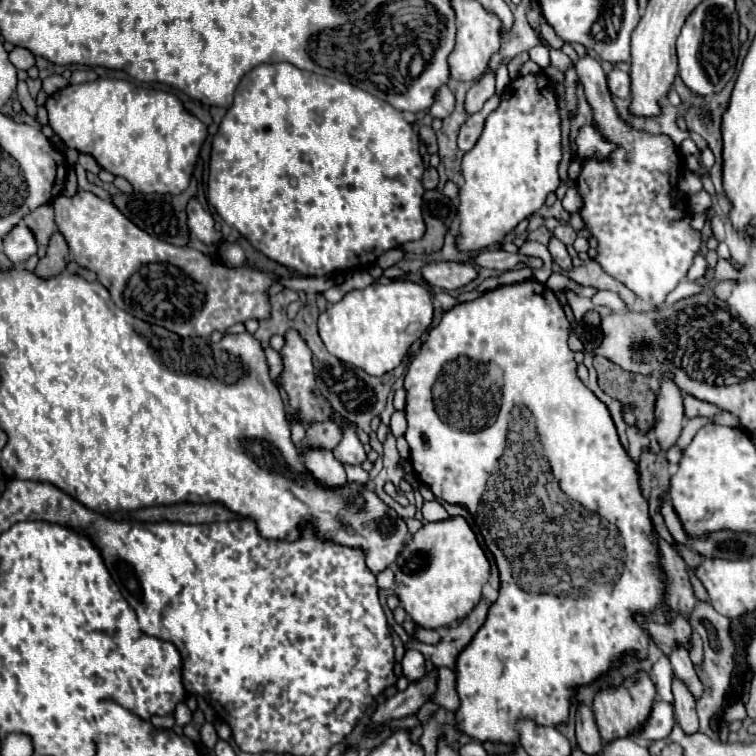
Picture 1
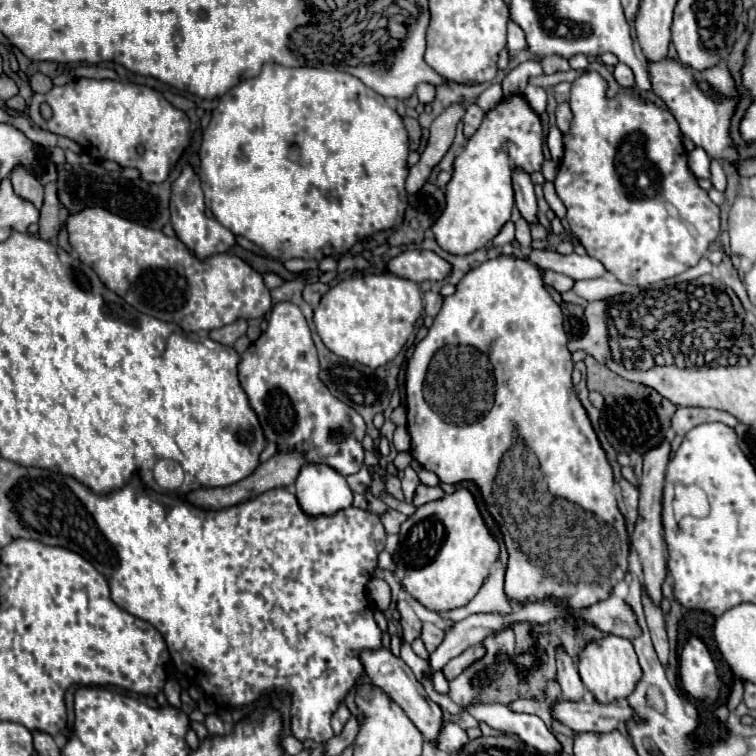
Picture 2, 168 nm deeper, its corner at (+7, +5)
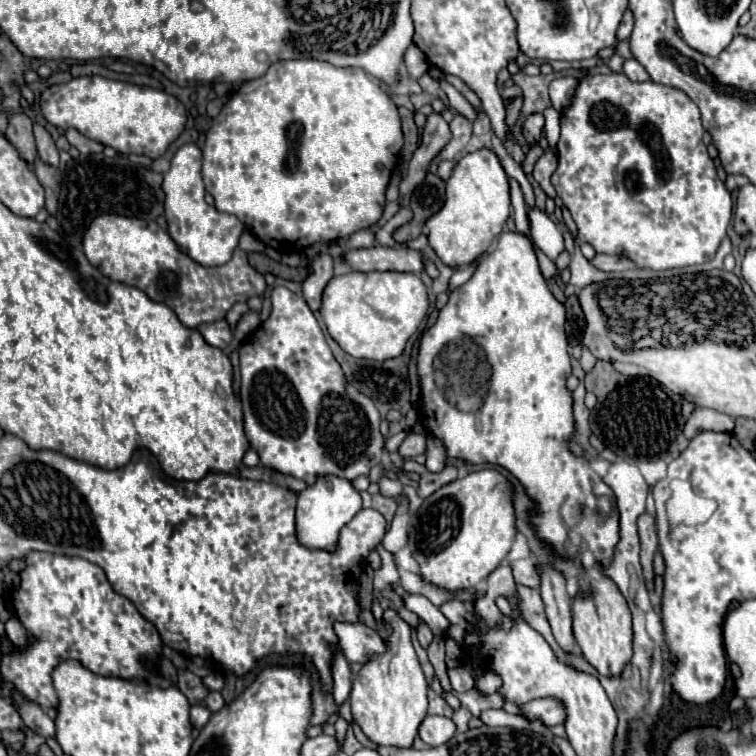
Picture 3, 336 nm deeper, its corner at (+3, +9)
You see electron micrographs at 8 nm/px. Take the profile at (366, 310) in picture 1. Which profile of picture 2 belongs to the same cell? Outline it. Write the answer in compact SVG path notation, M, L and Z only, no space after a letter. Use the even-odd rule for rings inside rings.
M382 273L352 277L332 287L314 309L314 325L332 353L368 367L382 367L400 353L420 315L422 293L418 285L410 279Z

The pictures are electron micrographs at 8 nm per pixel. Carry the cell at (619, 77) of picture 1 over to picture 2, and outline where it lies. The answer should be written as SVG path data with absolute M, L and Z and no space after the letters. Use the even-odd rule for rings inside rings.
M618 63L618 65L616 65L614 77L616 77L618 85L624 87L624 89L626 89L626 87L636 87L636 83L634 83L634 73L632 73L632 69L630 69L628 65L624 65L624 63Z

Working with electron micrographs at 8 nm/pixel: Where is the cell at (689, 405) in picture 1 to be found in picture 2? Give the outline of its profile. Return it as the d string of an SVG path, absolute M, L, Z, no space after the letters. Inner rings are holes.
M678 407L674 417L672 417L672 429L678 435L686 435L690 429L694 429L696 425L702 423L710 423L710 421L718 421L724 423L728 427L736 427L736 417L732 417L730 413L718 411L718 409L700 409L700 407Z

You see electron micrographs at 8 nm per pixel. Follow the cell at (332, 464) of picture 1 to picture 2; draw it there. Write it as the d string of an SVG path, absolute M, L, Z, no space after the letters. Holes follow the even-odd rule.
M306 463L296 479L296 499L308 517L332 517L352 507L352 489L332 467Z

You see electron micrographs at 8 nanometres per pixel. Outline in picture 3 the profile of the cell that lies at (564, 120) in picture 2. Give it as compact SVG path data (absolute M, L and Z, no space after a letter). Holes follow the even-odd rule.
M560 77L554 79L550 83L550 99L552 99L552 107L562 113L564 109L568 109L568 105L572 103L574 91L576 91L578 81L574 77Z

